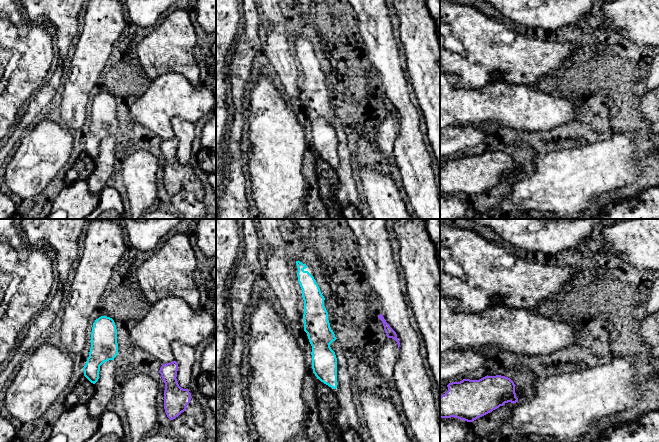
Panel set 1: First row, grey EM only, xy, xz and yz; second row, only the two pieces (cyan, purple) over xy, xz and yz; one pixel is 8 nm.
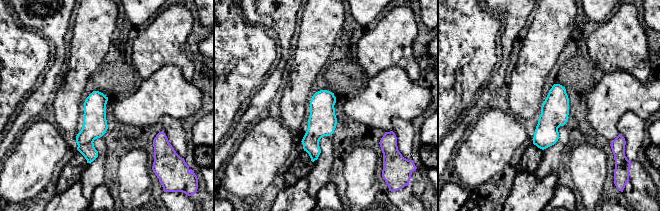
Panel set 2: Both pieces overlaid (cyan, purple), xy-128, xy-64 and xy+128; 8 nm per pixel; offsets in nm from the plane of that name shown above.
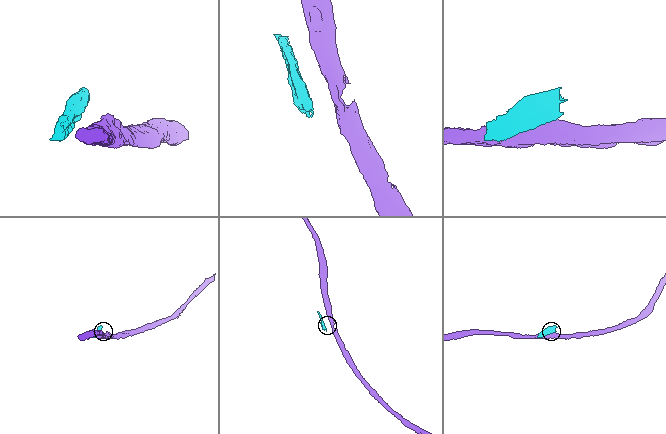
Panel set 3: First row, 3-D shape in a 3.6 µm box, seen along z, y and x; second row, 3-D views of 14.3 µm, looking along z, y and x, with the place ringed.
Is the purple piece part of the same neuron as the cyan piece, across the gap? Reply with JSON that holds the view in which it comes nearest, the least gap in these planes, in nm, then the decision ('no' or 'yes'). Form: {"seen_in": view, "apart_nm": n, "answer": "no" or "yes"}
{"seen_in": "xy", "apart_nm": 360, "answer": "no"}

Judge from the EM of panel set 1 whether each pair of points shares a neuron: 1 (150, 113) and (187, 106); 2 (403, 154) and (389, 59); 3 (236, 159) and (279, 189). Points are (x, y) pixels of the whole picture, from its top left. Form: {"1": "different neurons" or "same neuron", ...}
{"1": "same neuron", "2": "same neuron", "3": "different neurons"}

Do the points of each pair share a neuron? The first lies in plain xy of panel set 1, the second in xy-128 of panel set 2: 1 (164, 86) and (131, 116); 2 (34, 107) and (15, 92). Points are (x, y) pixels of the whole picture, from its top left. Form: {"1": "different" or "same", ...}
{"1": "same", "2": "different"}

